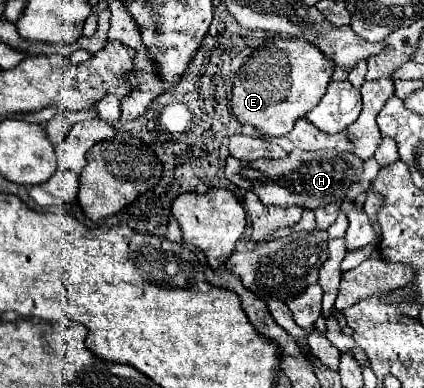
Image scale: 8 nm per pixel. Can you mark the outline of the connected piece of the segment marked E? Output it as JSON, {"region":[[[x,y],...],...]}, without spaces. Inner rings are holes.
{"region":[[[275,36],[273,42],[261,44],[241,64],[235,82],[231,110],[239,124],[251,126],[263,136],[283,136],[291,132],[297,118],[303,118],[327,90],[333,74],[331,60],[305,40],[291,40],[289,36]]]}

